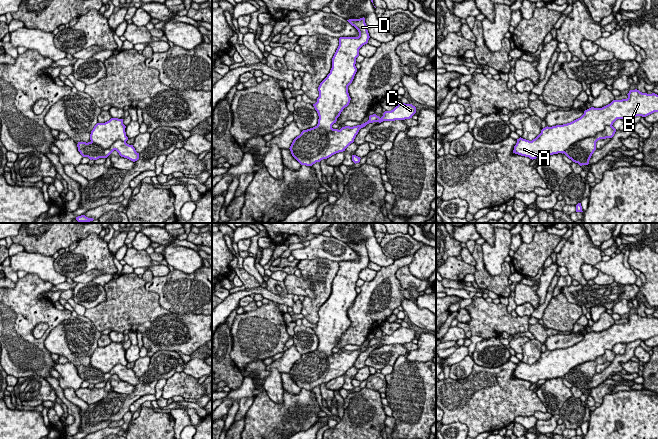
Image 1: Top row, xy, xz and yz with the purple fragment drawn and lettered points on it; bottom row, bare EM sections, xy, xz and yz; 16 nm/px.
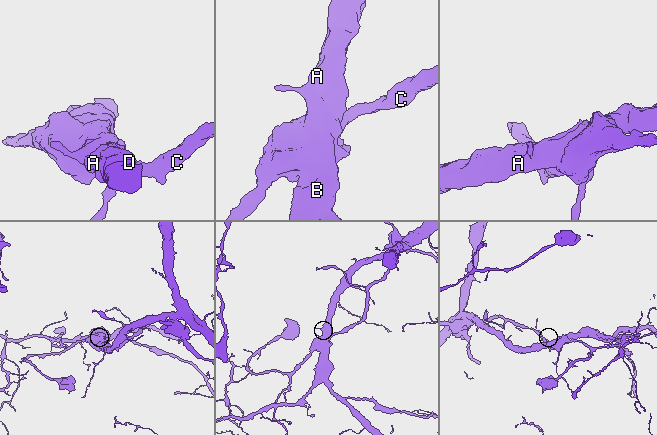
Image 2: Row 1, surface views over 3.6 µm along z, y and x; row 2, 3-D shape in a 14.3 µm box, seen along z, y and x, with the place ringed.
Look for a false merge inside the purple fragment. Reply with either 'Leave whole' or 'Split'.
Split

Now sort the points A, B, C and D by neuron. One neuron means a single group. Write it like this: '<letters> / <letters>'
A B D / C

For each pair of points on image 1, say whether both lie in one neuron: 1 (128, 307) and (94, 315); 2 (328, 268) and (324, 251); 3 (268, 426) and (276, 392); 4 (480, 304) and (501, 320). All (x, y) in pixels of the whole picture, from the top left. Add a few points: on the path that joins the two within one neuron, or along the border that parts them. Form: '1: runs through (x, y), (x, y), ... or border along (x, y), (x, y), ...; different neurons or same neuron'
1: runs through (120, 312), (102, 315); same neuron
2: border along (302, 259), (327, 258), (338, 263); different neurons
3: border along (264, 389), (273, 401), (283, 402); different neurons
4: runs through (485, 309), (496, 319); same neuron

